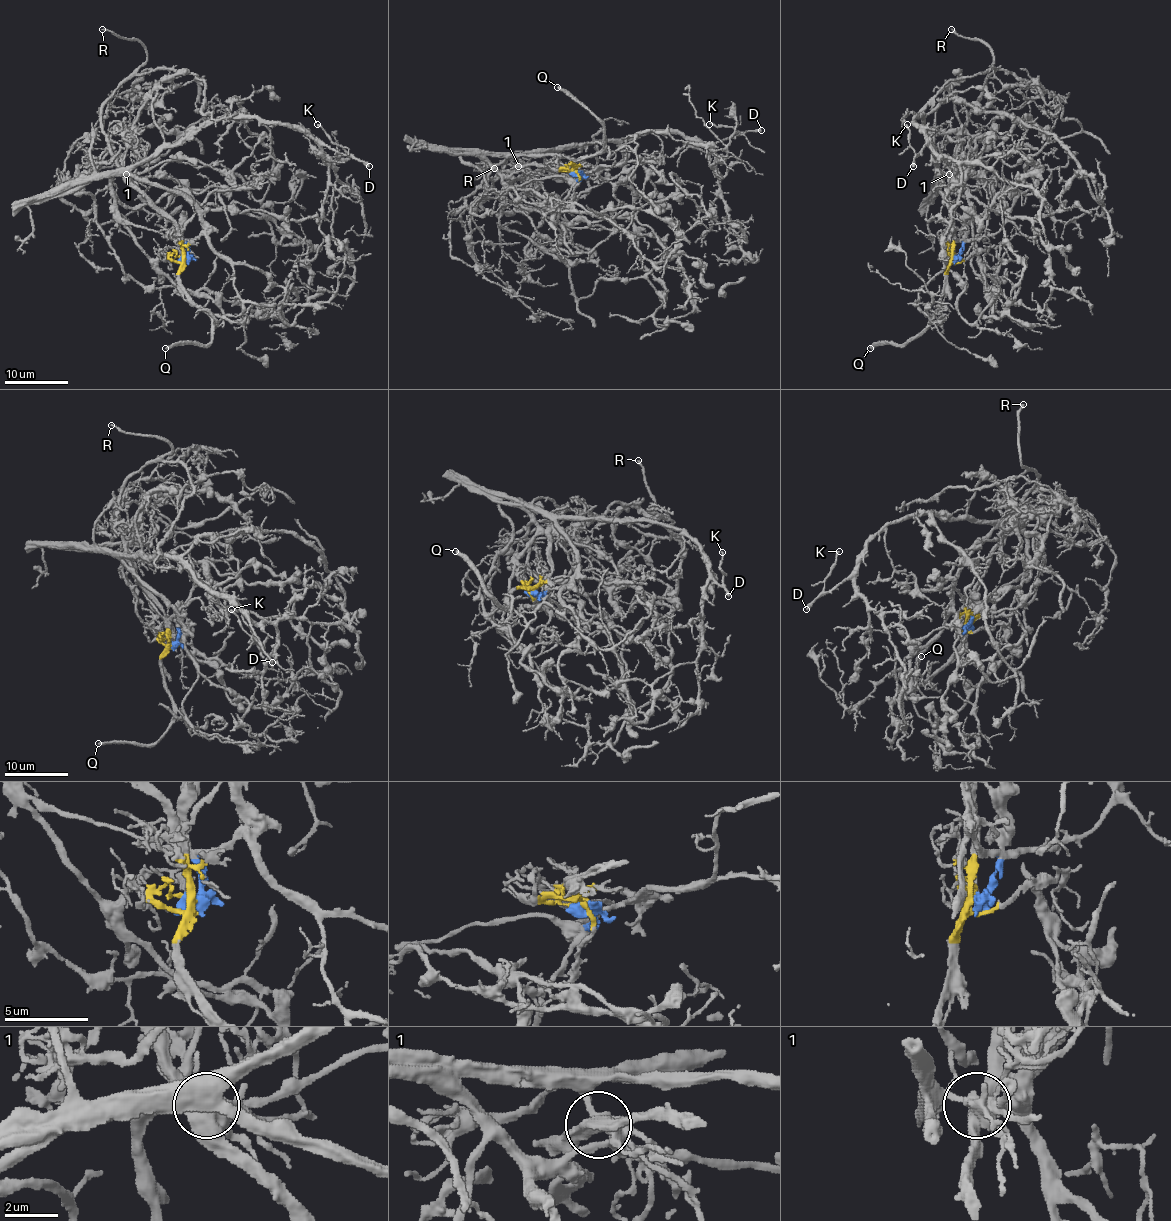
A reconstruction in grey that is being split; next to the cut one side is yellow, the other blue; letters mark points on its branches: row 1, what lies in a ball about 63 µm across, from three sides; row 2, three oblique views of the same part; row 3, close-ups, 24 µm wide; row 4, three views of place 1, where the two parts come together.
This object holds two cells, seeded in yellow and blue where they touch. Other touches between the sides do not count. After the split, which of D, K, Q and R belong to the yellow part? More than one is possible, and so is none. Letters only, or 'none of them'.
Q, R

